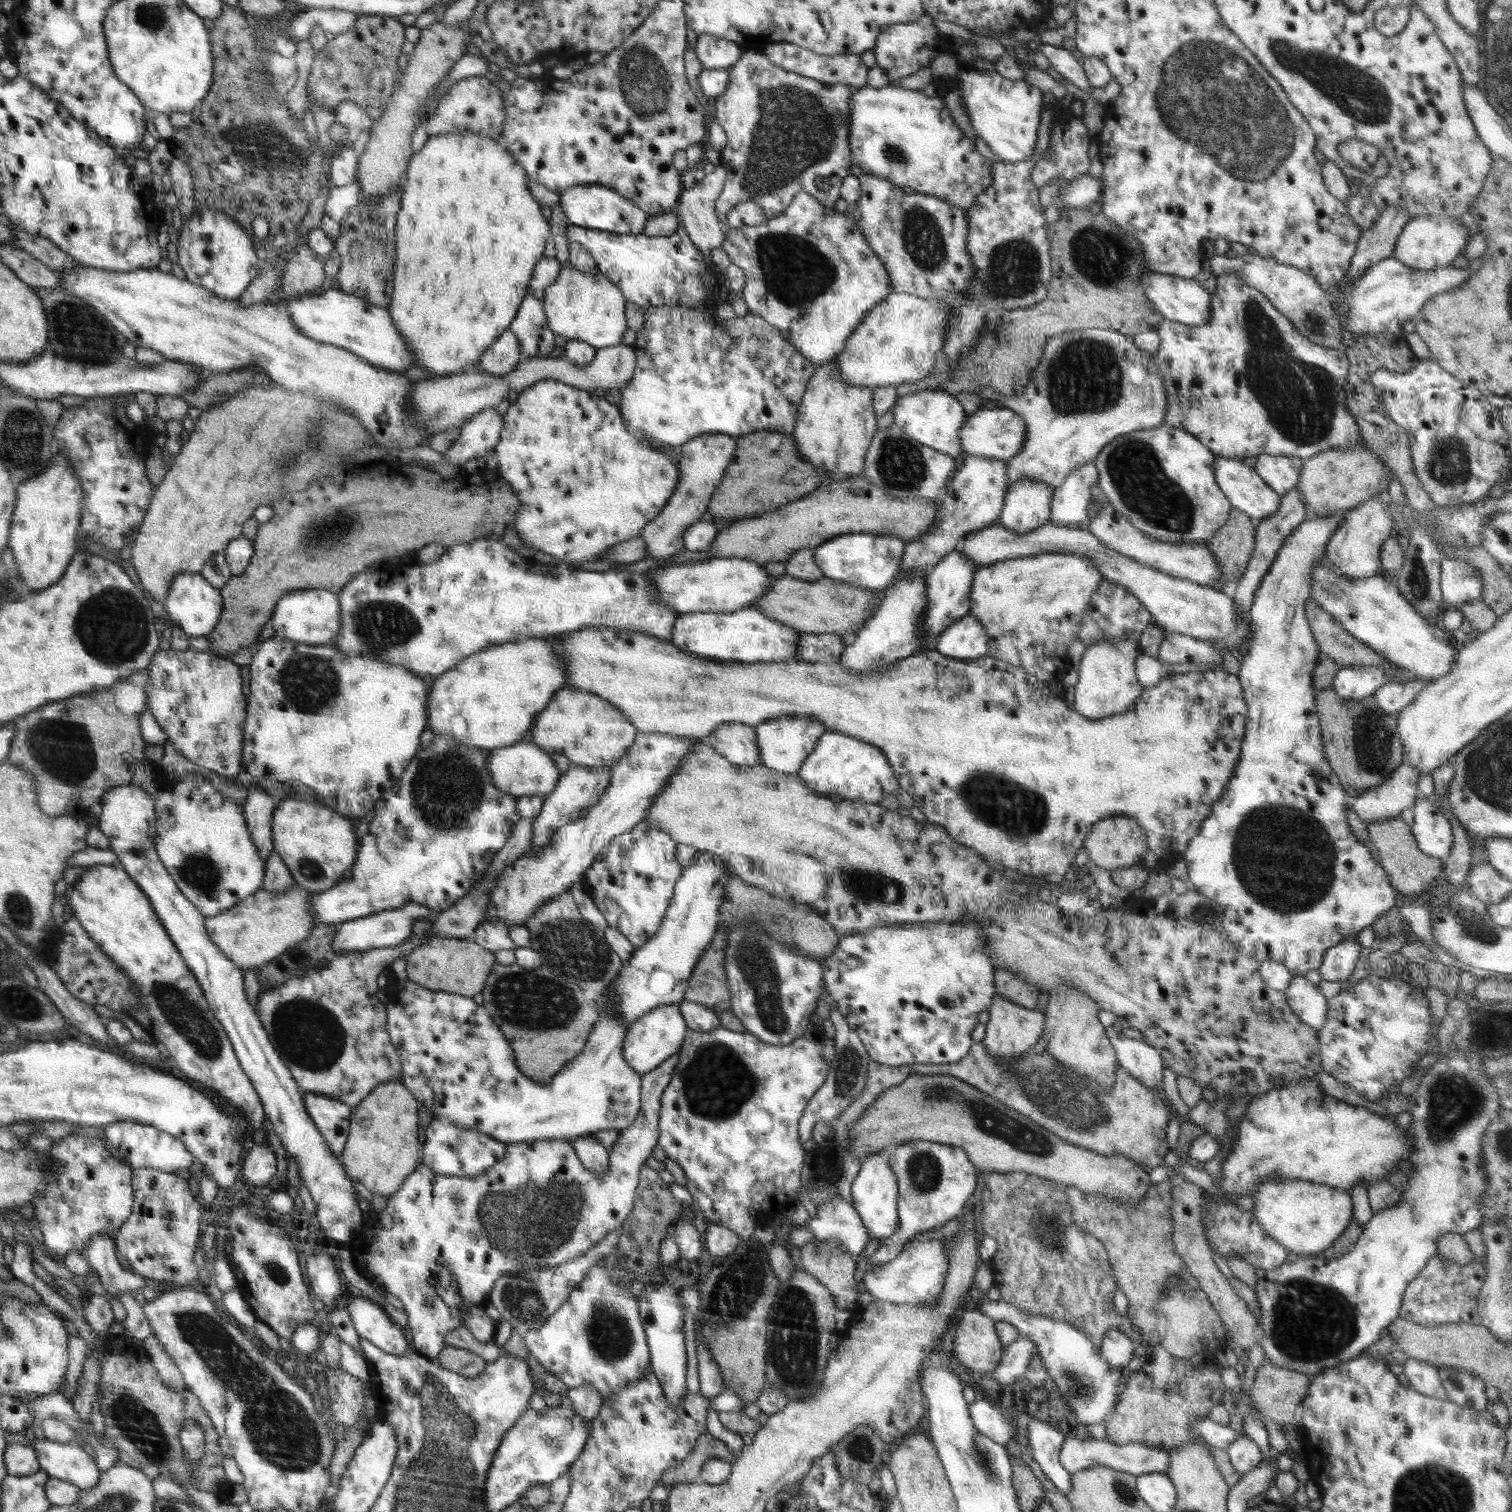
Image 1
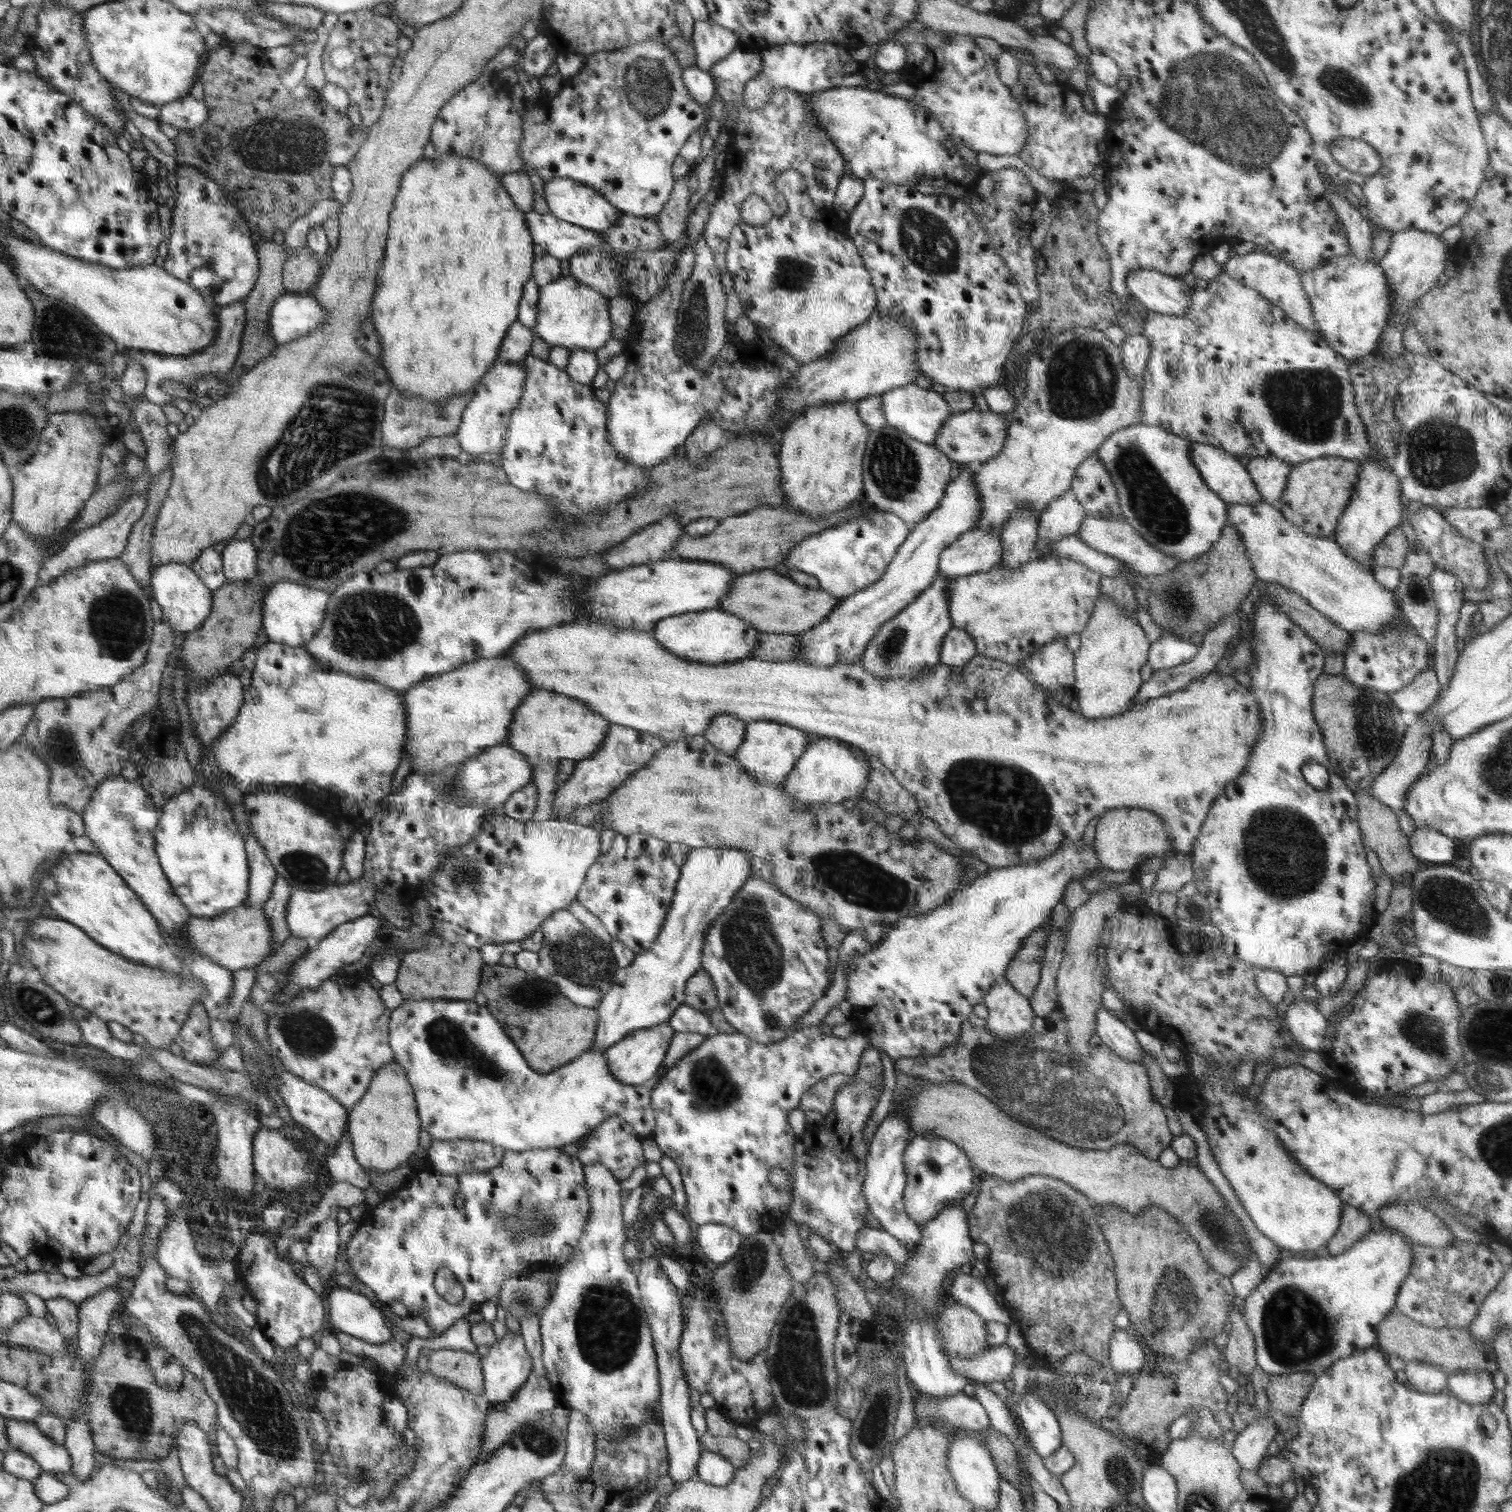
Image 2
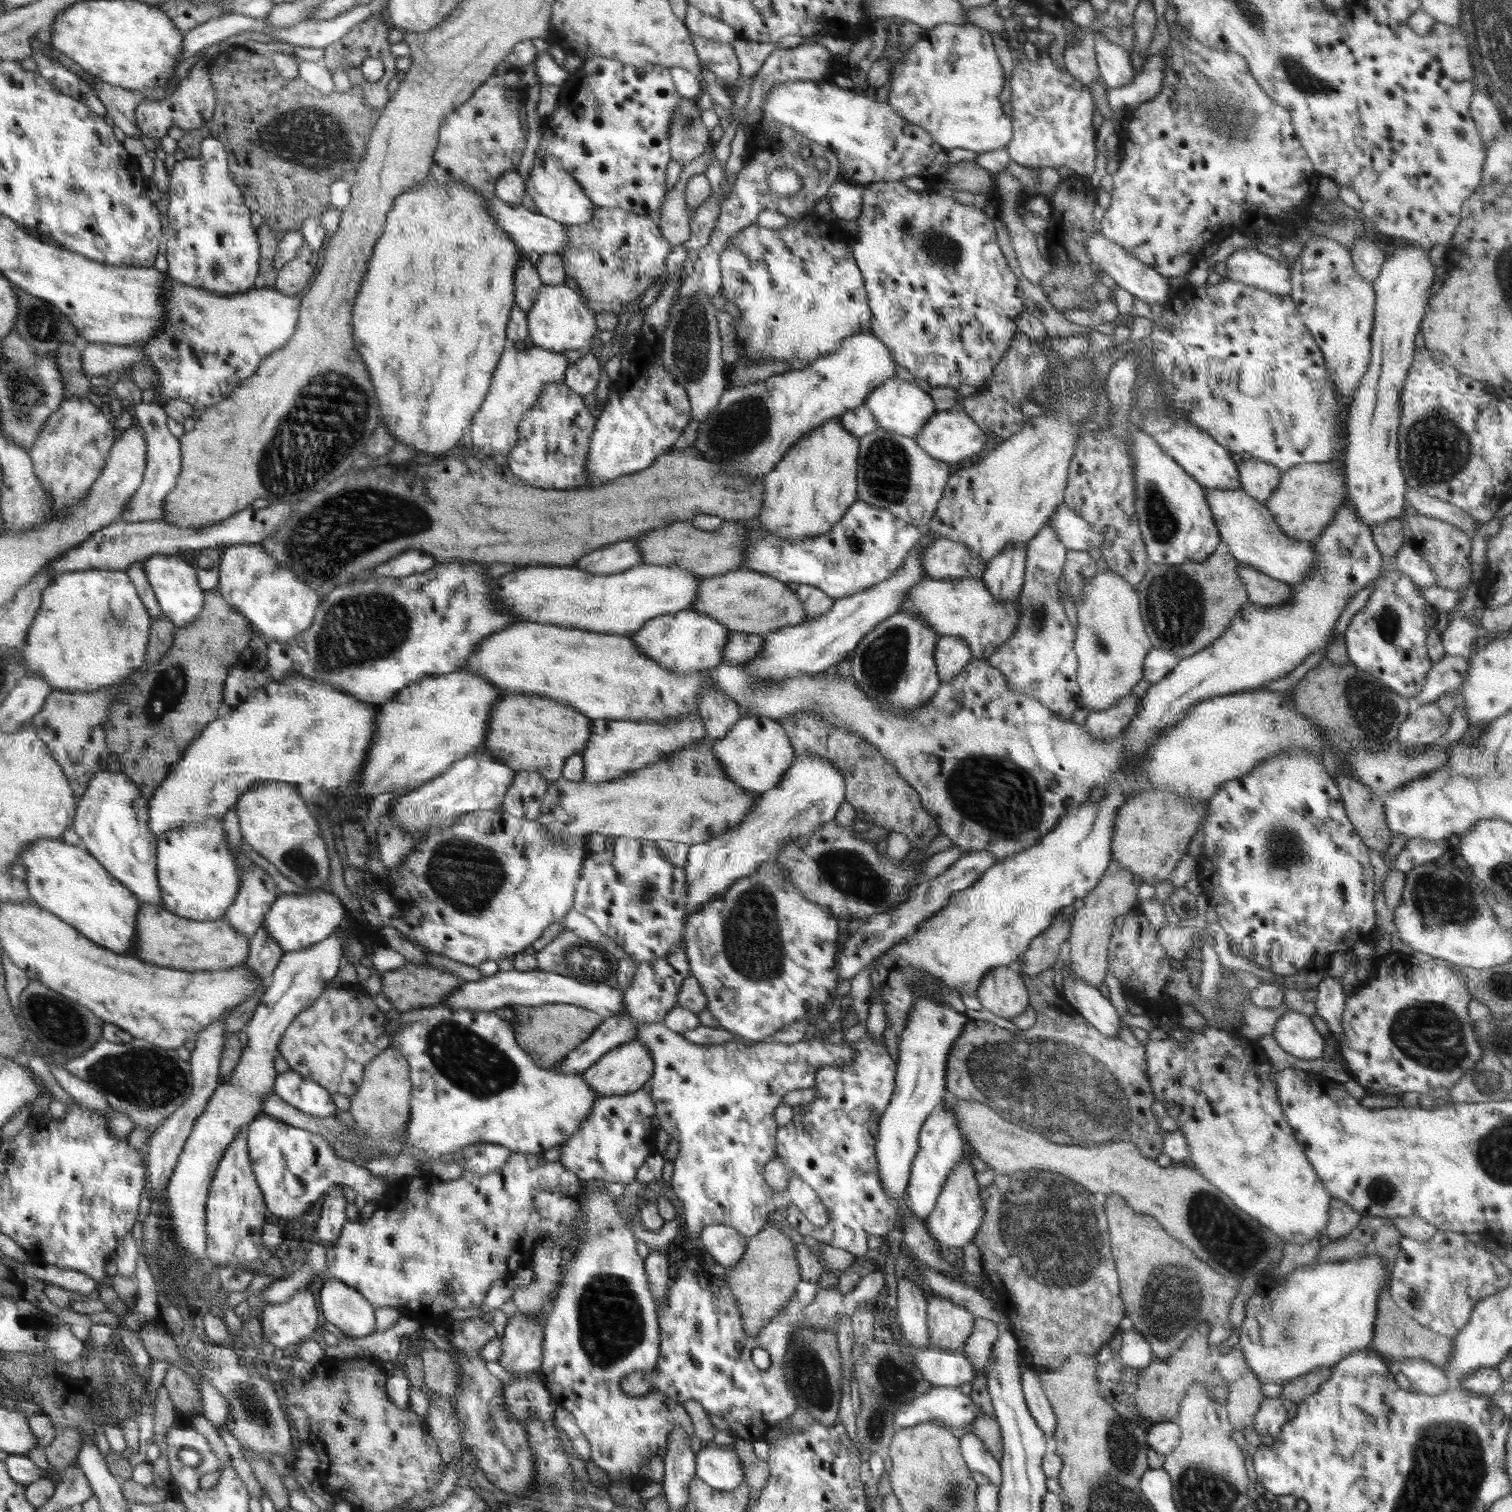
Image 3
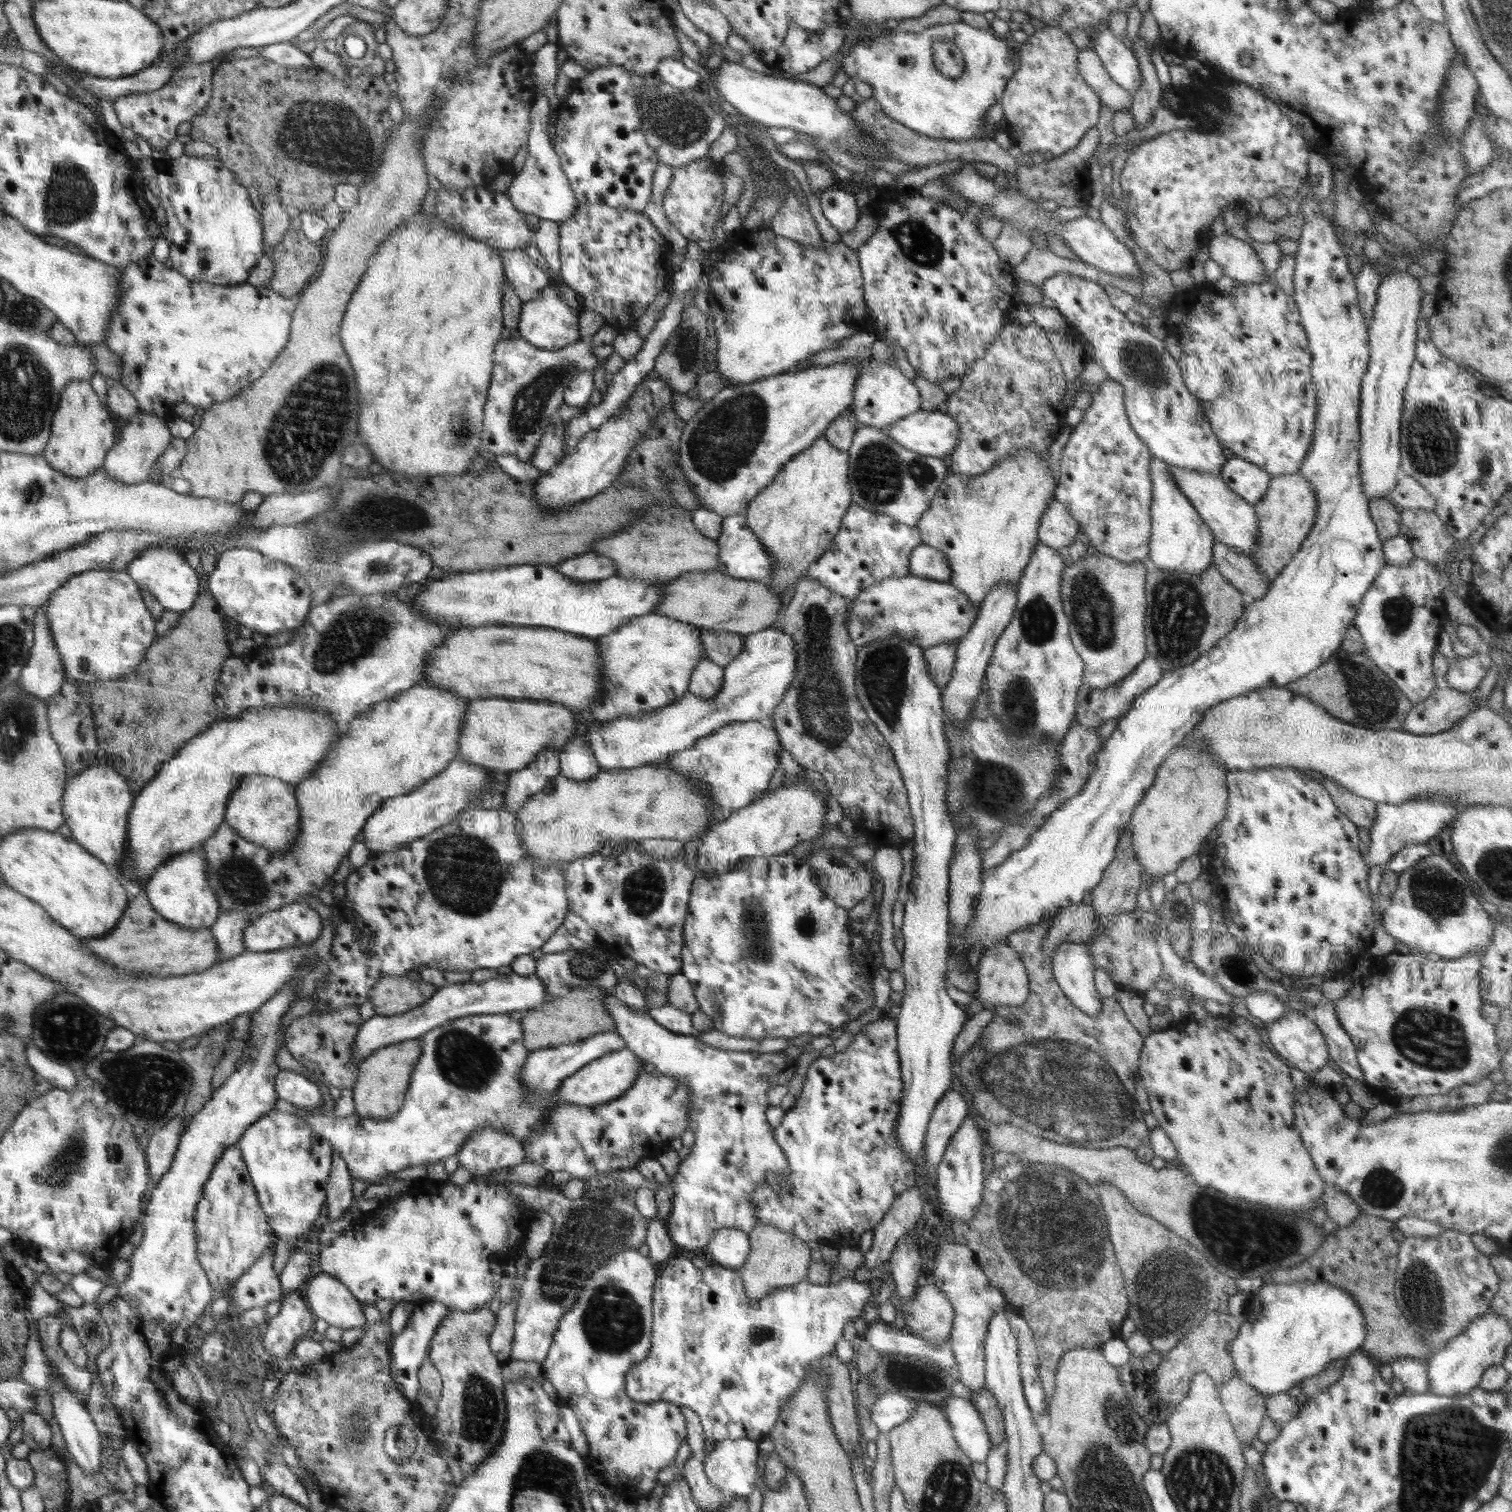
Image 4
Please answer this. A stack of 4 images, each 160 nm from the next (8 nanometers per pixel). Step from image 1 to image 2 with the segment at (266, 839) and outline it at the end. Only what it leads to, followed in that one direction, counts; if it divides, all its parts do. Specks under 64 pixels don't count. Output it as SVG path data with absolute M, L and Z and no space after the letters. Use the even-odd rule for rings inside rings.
M251 832L246 837L246 848L252 876L248 898L244 903L250 908L263 908L264 903L270 898L272 887L278 875L273 864L268 860L265 849Z

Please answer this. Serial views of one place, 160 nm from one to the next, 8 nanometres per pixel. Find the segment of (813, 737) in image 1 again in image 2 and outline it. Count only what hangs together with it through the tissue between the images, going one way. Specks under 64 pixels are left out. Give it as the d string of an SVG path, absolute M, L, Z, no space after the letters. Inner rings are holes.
M754 720L747 723L744 742L738 745L733 757L751 777L774 784L783 784L786 775L794 768L808 744L810 741L804 731L779 724L776 721Z

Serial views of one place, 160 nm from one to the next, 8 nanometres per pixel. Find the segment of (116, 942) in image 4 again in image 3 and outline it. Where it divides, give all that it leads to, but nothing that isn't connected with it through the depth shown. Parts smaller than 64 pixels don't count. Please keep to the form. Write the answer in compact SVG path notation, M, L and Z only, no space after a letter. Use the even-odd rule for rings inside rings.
M140 902L138 912L138 951L131 956L158 966L196 971L217 971L238 967L249 958L251 943L248 936L233 927L225 918L198 921L182 918L160 905Z

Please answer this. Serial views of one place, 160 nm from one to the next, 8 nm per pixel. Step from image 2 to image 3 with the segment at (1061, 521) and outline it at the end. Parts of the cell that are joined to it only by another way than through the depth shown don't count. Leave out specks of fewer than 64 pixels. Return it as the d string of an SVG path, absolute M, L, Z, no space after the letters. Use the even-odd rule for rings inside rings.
M1051 518L1027 542L1026 572L1021 588L1022 615L1014 636L997 648L986 662L998 669L1009 682L1009 688L1034 697L1062 720L1071 720L1080 706L1074 650L1075 630L1060 604L1059 580L1065 565L1068 548L1058 540Z

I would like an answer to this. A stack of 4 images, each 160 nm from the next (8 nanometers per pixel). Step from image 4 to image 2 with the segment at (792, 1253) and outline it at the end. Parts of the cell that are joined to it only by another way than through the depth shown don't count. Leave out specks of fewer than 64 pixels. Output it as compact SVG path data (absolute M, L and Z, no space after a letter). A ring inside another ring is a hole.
M771 1232L746 1236L741 1249L712 1276L712 1290L720 1294L722 1307L723 1318L719 1322L726 1325L730 1355L736 1356L738 1362L749 1363L765 1350L777 1316L793 1291L794 1282L780 1251Z

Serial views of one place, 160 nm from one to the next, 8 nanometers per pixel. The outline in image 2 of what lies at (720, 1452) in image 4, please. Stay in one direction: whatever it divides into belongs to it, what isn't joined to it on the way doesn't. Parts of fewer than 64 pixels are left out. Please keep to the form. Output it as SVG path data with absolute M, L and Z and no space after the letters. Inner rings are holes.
M710 1451L702 1452L697 1464L700 1480L717 1487L726 1486L734 1478L735 1471L729 1460Z

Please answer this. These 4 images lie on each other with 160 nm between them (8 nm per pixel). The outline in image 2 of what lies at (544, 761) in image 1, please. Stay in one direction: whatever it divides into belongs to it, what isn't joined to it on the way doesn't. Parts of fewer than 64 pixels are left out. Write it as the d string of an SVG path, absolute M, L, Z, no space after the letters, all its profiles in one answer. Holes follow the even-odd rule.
M500 744L485 748L480 755L471 757L468 761L464 762L464 767L461 768L461 774L457 776L457 779L453 780L453 794L459 800L464 800L465 804L480 804L488 808L500 809L506 800L511 797L511 794L514 794L515 790L520 790L520 788L526 786L528 783L535 783L534 768L528 757L508 744Z

